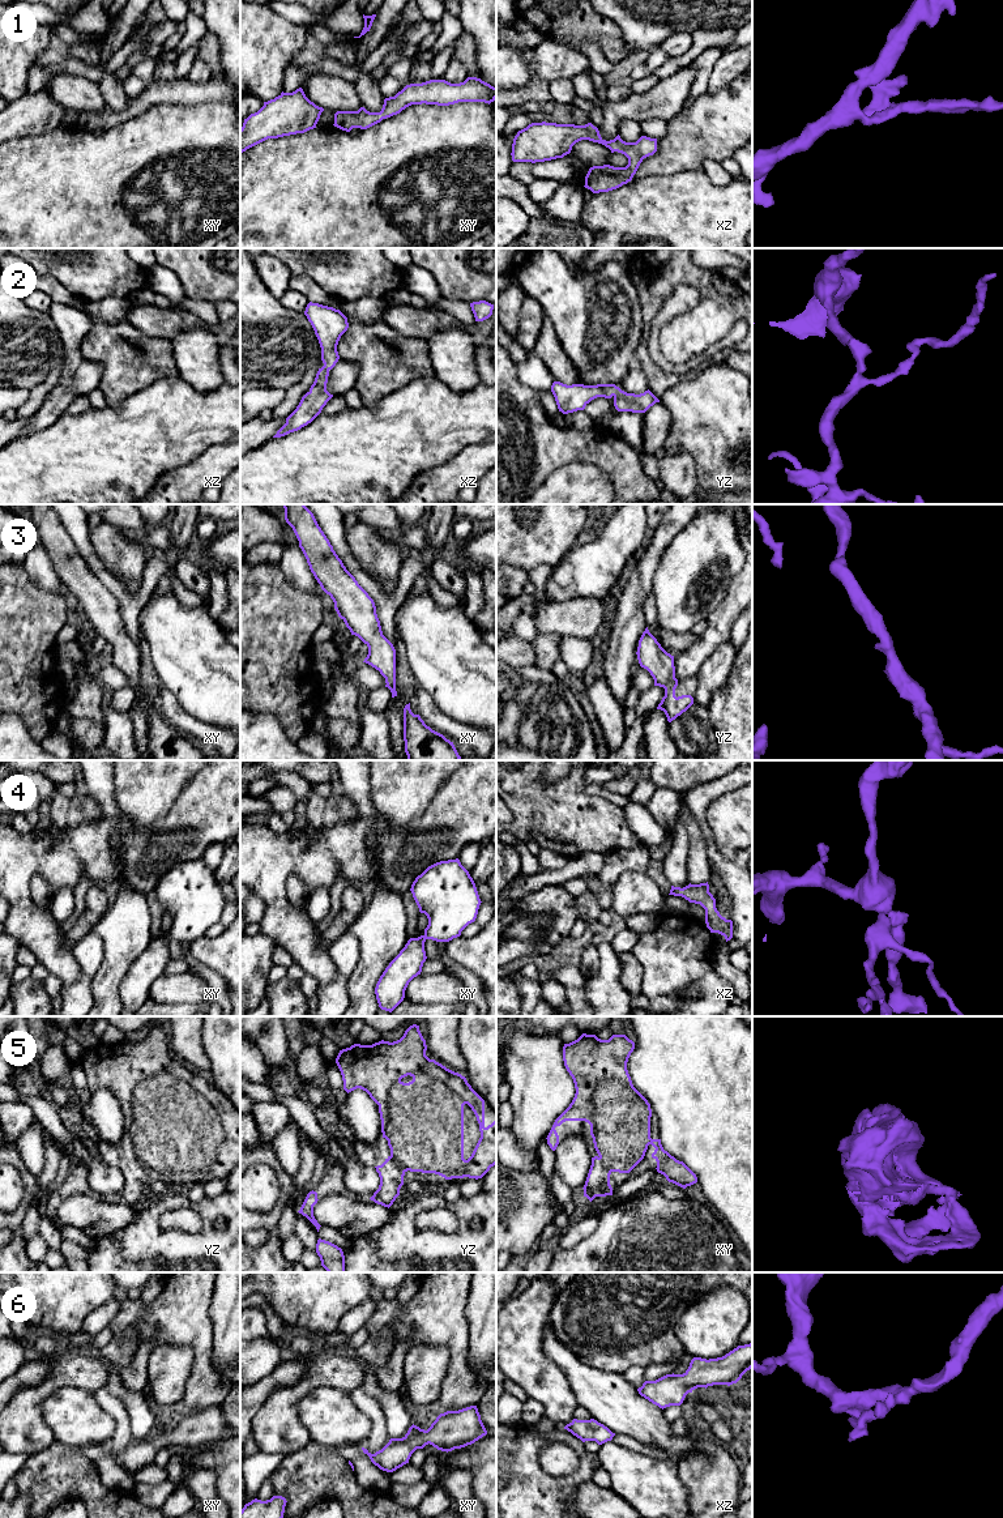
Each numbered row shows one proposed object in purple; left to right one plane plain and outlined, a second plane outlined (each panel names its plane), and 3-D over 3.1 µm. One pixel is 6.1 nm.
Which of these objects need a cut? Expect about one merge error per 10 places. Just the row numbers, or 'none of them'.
none of them

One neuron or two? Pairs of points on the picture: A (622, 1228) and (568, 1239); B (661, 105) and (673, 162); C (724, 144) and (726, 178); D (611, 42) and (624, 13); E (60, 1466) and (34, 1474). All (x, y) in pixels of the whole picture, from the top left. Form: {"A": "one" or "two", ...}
{"A": "two", "B": "two", "C": "two", "D": "two", "E": "one"}

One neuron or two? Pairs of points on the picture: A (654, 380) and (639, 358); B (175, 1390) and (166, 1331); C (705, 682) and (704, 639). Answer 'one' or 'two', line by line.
A: one
B: two
C: two

